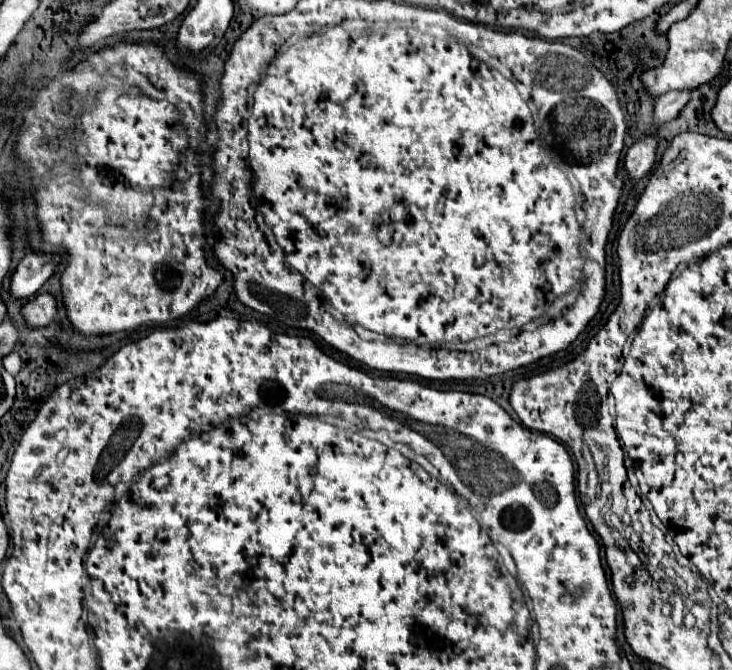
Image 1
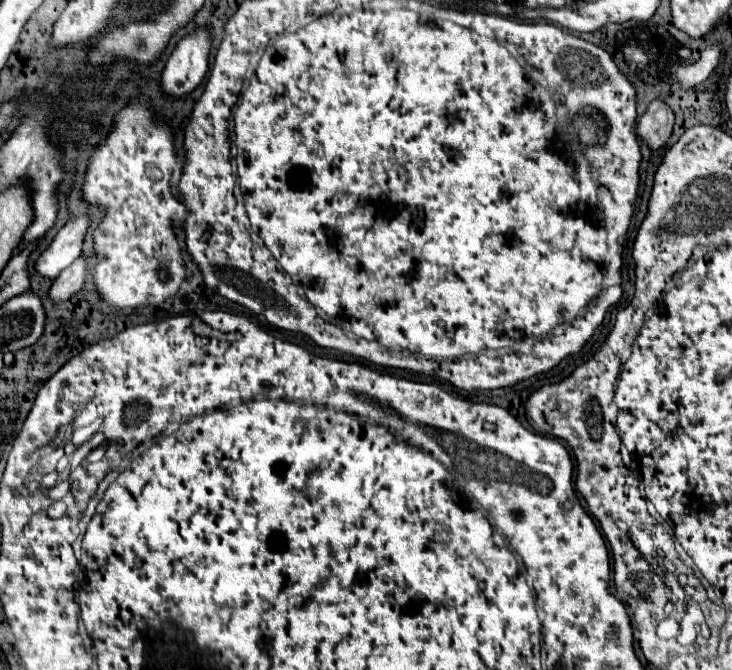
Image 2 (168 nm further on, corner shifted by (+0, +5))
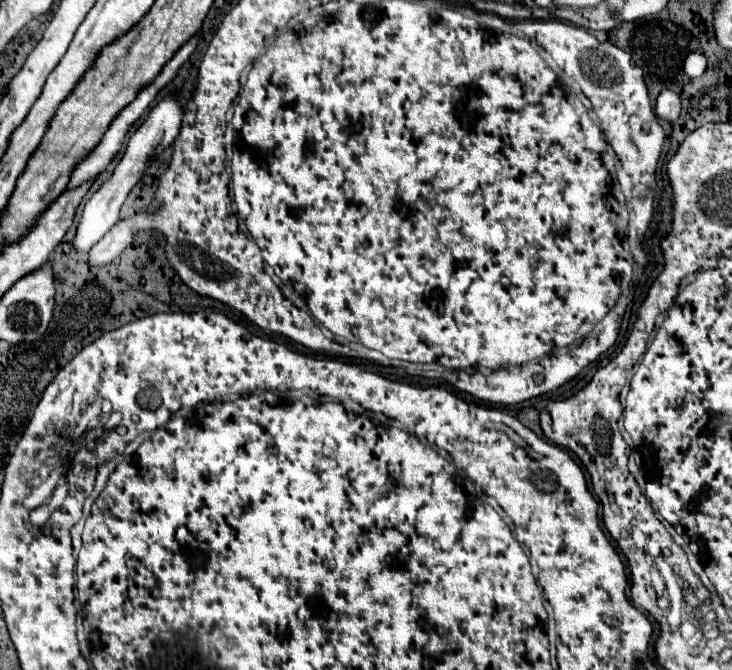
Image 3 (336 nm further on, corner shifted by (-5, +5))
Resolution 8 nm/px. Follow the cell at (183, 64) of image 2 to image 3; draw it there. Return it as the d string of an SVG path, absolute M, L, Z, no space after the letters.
M175 92L165 94L147 114L145 122L137 128L137 132L131 136L129 146L125 156L121 158L121 162L117 164L113 176L93 194L91 200L87 200L77 232L75 232L75 240L73 240L73 248L75 252L89 252L93 248L93 244L97 244L119 220L119 210L121 204L125 202L127 194L131 192L131 188L135 186L135 182L139 182L139 178L143 176L143 170L147 168L147 164L151 162L151 158L155 154L159 154L163 148L167 148L169 144L173 144L173 140L179 134L181 128L181 120L183 120L183 106L179 104L179 98Z

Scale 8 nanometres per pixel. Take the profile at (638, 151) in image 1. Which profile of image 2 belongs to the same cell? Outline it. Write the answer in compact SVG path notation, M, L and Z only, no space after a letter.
M654 100L644 116L636 124L636 132L644 144L650 146L650 150L662 148L674 126L674 112L670 106L666 106L662 100Z

